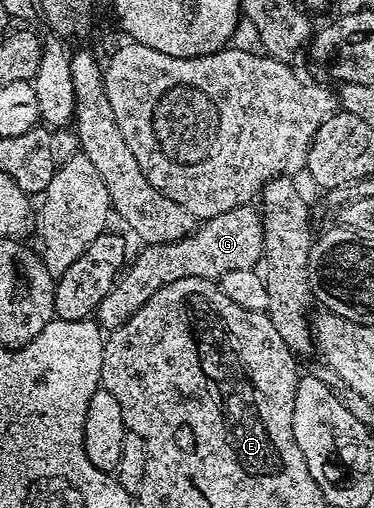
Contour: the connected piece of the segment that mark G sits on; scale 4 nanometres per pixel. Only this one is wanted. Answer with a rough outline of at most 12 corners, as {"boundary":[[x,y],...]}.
{"boundary":[[237,206],[141,247],[100,300],[120,328],[164,284],[263,261],[262,211]]}

